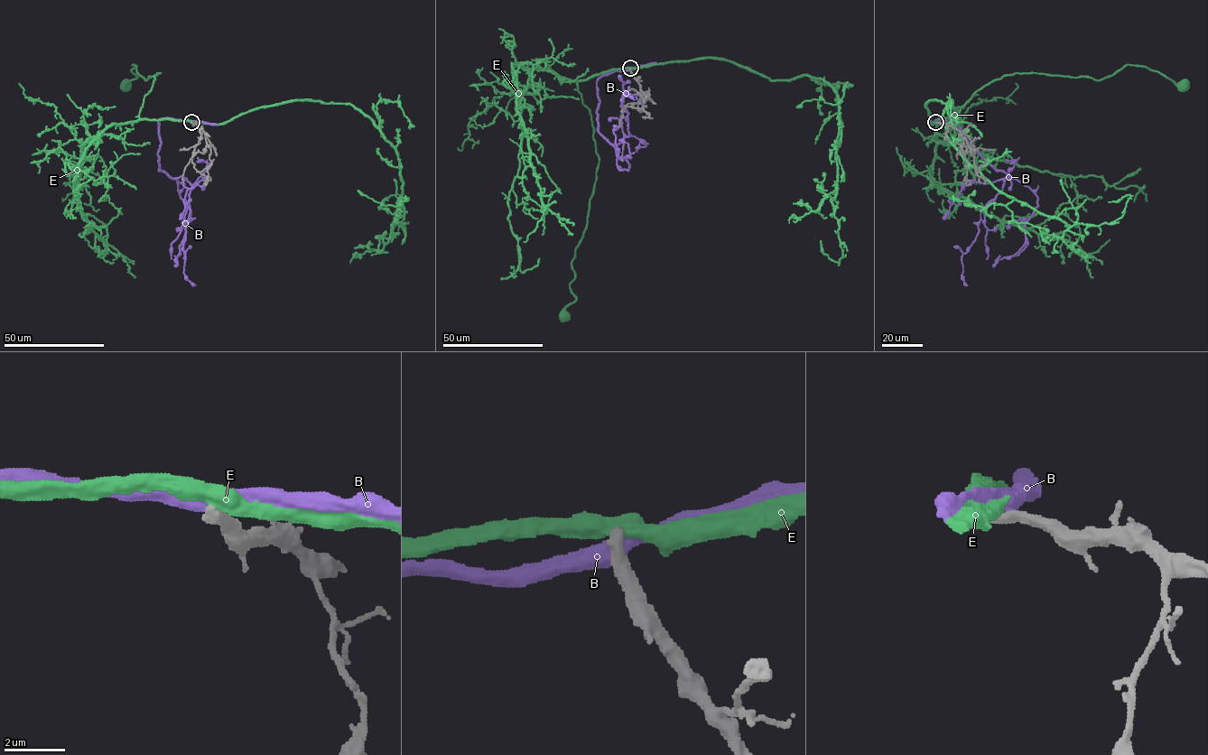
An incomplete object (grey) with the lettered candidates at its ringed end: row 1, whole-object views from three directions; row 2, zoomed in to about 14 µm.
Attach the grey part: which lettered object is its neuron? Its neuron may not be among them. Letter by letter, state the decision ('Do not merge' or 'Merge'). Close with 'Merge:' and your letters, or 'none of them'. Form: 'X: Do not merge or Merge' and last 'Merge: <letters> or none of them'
B: Do not merge
E: Do not merge
Merge: none of them

